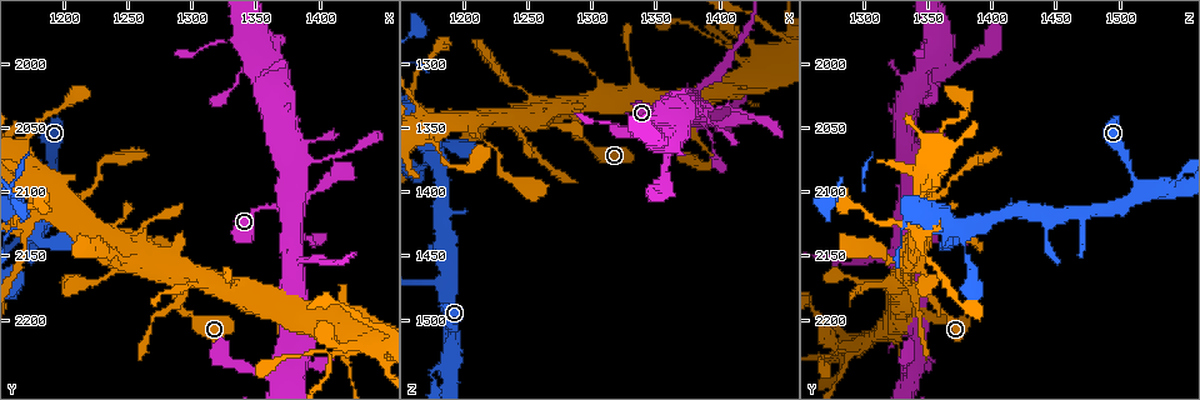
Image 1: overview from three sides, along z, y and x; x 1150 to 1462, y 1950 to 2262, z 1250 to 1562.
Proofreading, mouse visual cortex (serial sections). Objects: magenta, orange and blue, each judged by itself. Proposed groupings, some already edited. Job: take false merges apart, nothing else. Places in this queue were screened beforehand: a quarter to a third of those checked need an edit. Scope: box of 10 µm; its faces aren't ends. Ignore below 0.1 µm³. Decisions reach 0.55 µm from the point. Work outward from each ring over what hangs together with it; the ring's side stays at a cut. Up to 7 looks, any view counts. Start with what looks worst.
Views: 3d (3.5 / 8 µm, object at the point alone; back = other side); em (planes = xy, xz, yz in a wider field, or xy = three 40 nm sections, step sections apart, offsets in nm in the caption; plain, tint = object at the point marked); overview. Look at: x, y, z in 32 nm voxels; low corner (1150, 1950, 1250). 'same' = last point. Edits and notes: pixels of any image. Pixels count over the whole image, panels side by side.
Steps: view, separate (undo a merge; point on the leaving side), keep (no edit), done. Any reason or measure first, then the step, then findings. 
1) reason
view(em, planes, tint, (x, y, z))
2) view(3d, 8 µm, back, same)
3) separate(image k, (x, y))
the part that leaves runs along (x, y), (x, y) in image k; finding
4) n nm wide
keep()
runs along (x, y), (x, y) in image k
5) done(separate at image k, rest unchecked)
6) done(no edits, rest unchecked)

a fork
view(3d, 3.5 µm, (1290, 2166, 1334))

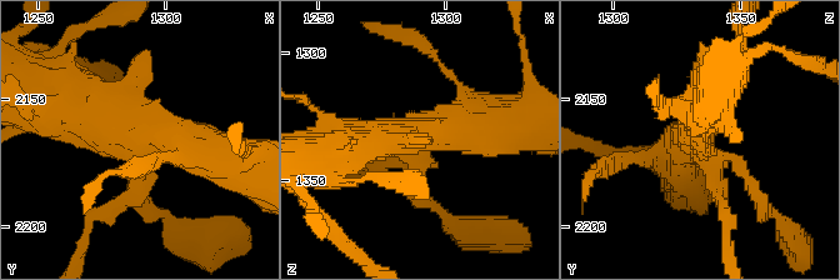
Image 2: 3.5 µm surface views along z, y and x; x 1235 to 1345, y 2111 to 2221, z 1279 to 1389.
now the EM
view(em, xy, step 5, tint, (1288, 2168, 1333))

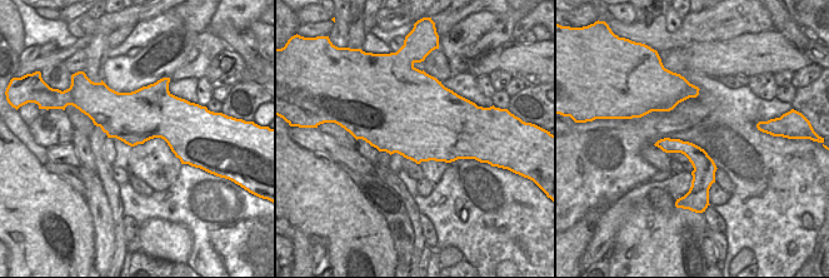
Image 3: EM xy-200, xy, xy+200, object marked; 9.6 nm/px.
800 nm wide
keep()
runs along (660, 143), (702, 164), (702, 188) in image 3; continuous, no second cell

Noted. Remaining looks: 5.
three arms meet
view(3d, 3.5 µm, (1170, 2128, 1340))

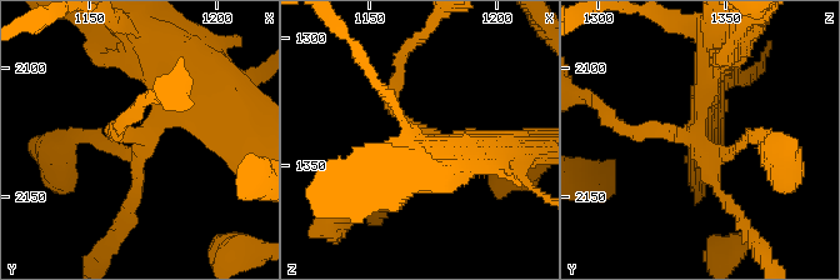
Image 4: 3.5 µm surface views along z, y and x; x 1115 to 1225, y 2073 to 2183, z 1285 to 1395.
view(em, xy, step 3, plain, (1171, 2126, 1338))

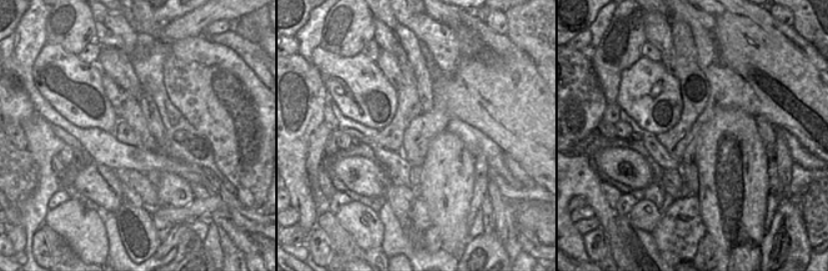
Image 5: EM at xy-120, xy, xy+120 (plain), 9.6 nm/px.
with the object marked
view(em, xy, step 3, tint, same)

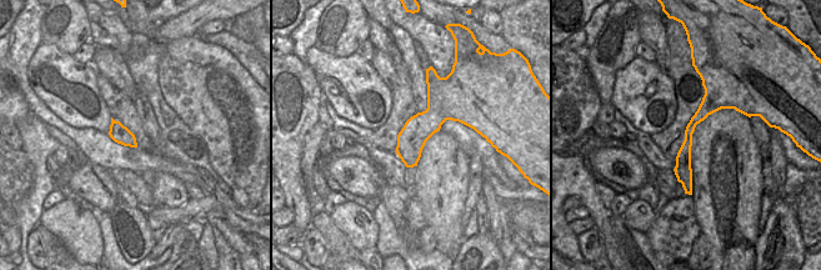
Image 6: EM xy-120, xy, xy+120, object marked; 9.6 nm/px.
keep()
continuous, no second cell

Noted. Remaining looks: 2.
side arm on a straight run
view(3d, 3.5 µm, (1368, 2194, 1338))

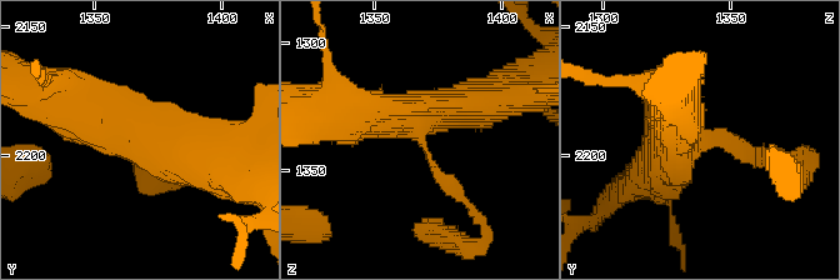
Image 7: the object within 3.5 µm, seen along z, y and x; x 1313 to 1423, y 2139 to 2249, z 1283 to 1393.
3 arms; arms of 150, 600, 600 nm; shape alone is not enough
view(em, xy, step 3, tint, (1368, 2193, 1337))

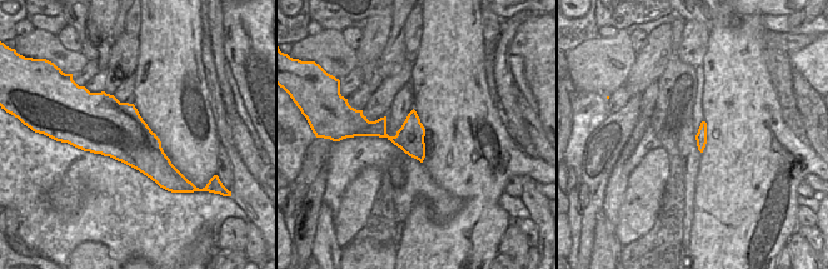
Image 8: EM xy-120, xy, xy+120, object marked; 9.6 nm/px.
keep()
runs along (64, 100), (114, 135), (213, 161) in image 7; continuous, no second cell

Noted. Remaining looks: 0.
done(no edits, rest unchecked)

